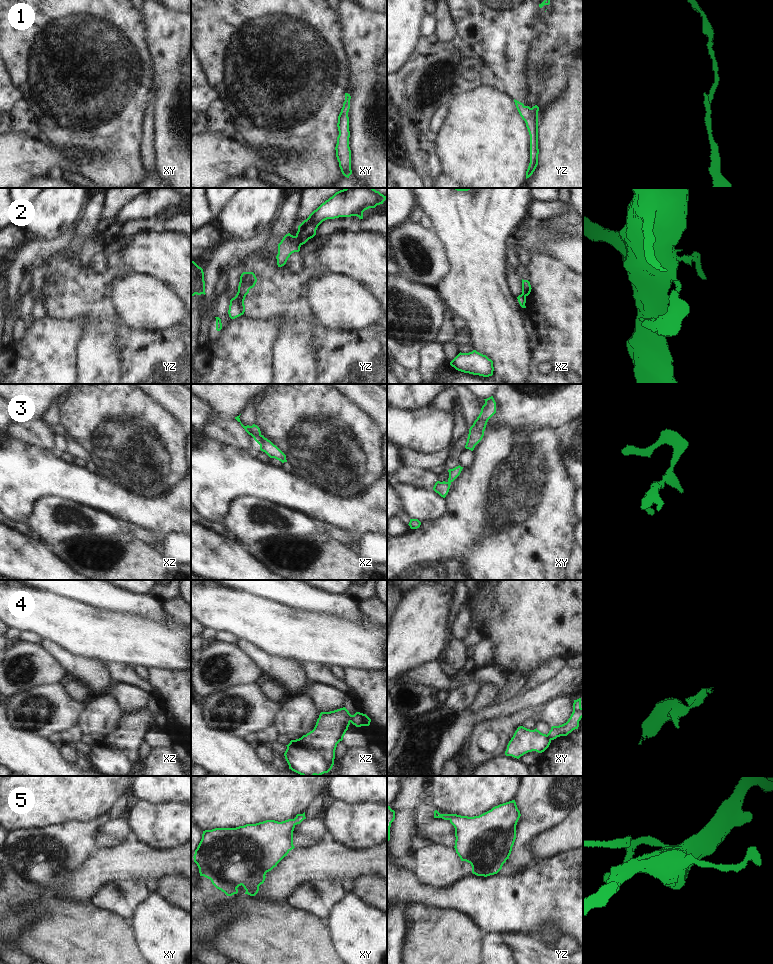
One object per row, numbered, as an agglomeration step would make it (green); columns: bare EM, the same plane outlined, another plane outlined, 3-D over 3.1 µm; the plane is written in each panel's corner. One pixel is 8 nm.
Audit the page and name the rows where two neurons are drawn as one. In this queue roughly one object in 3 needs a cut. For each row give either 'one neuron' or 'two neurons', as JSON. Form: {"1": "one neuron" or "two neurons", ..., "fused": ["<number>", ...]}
{"1": "one neuron", "2": "two neurons", "3": "one neuron", "4": "two neurons", "5": "one neuron", "fused": ["2", "4"]}

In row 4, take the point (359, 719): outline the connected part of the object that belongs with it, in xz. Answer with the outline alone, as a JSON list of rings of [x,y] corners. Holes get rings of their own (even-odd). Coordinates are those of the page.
[[[356,712],[354,715],[352,715],[351,723],[356,727],[369,726],[370,722],[371,719],[366,714]]]

